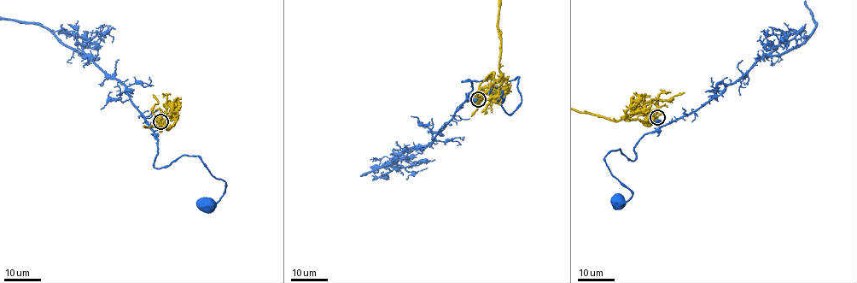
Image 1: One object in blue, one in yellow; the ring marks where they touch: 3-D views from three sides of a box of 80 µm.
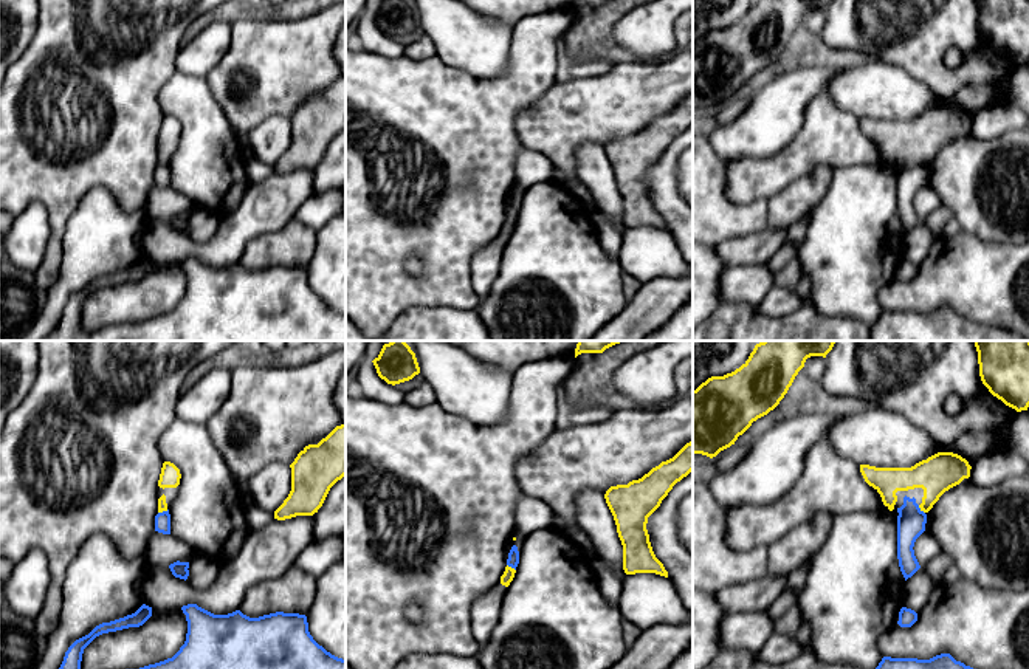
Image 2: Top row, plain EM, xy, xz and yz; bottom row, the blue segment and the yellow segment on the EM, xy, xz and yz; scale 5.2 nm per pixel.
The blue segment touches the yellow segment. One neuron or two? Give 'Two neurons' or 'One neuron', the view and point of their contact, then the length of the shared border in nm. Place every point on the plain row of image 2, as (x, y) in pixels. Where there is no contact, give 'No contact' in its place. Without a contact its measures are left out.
Two neurons. Touches blue at yz (919, 163). Shared border 60 nm

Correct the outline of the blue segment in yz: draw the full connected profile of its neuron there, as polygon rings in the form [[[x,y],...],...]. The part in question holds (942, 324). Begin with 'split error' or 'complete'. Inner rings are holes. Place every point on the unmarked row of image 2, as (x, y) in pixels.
complete | [[[950,307],[930,313],[883,310],[871,327],[869,341],[1029,341],[1029,338],[978,324],[956,314]]]

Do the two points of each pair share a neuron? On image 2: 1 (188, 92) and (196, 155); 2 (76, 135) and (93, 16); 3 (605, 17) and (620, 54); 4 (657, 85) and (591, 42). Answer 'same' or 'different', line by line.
1: same
2: same
3: same
4: different

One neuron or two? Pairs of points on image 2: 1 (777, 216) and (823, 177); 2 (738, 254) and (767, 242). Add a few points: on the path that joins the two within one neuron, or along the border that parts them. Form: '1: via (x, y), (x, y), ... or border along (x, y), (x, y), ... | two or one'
1: via (788, 208), (812, 186) | one
2: via (746, 251), (760, 248) | one

